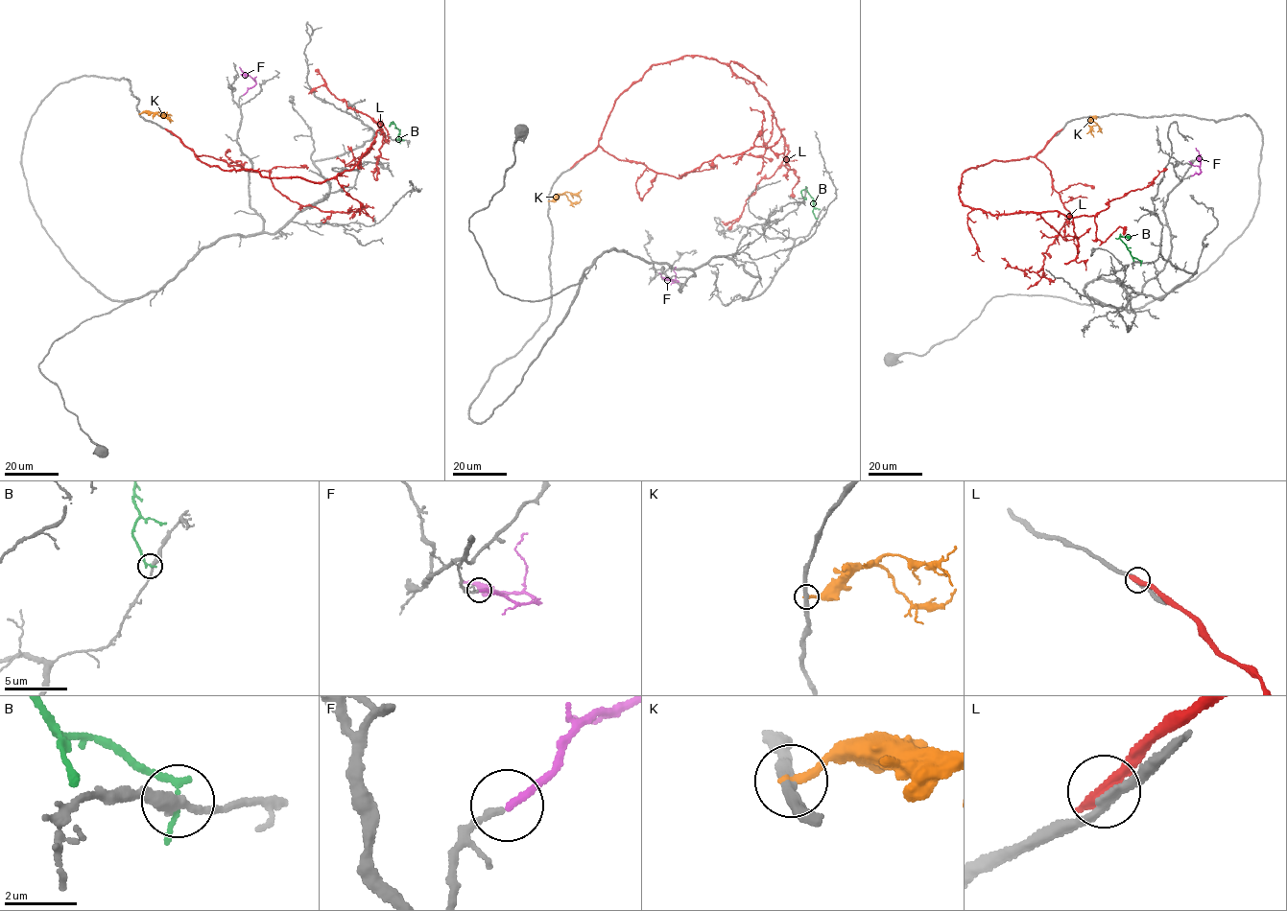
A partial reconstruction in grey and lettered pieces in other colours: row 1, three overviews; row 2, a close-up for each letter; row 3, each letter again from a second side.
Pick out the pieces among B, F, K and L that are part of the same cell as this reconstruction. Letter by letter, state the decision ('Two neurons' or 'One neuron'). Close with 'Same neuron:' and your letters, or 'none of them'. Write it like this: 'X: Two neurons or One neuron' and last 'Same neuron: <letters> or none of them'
B: Two neurons
F: One neuron
K: Two neurons
L: Two neurons
Same neuron: F

